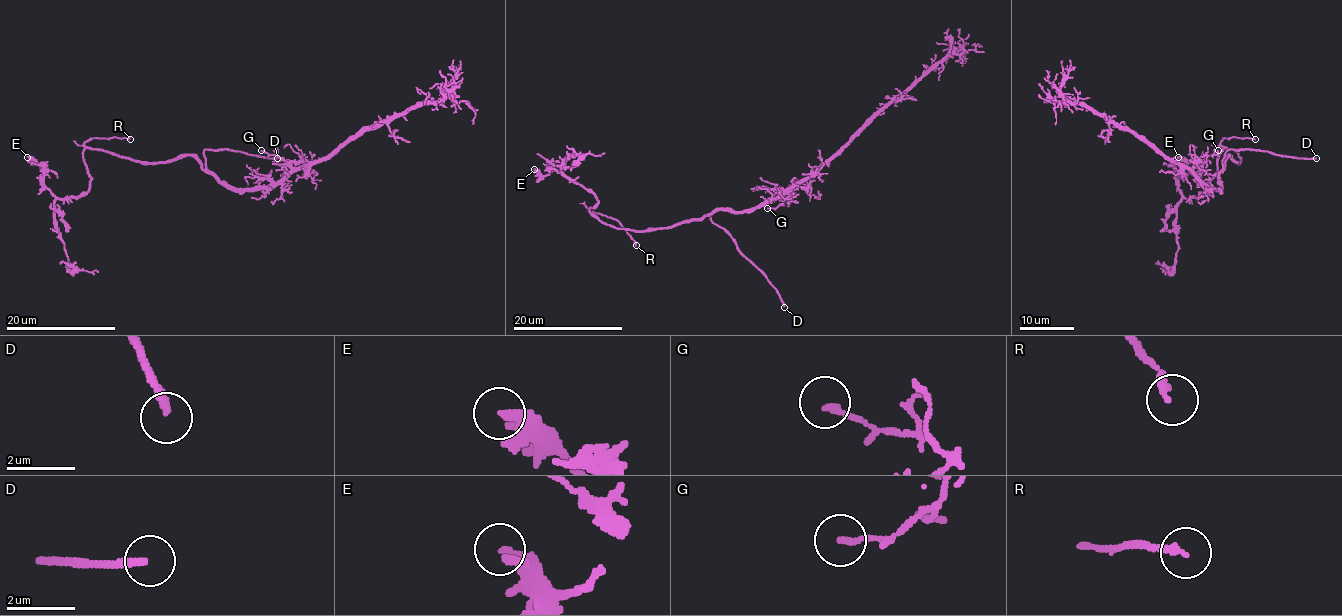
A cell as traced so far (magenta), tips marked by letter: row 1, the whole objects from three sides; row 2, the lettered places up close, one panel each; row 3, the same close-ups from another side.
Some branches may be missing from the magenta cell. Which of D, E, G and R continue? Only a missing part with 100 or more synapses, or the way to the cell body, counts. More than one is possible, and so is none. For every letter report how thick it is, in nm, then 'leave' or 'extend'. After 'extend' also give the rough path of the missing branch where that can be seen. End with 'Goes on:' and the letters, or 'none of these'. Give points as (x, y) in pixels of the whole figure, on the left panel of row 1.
D: calibre 240 nm; extend; course (277, 158), (284, 150), (291, 106)
E: calibre 320 nm; leave
G: calibre 160 nm; leave
R: calibre 180 nm; leave
Goes on: D

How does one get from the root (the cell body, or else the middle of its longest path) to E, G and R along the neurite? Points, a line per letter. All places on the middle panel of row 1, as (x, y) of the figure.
E: (725, 210), (668, 227), (617, 229), (590, 212), (598, 201), (591, 192), (553, 169), (544, 175), (534, 169)
G: (725, 210), (752, 211), (781, 197), (797, 184), (782, 203), (767, 208)
R: (725, 210), (713, 210), (696, 220), (646, 230), (605, 225), (591, 211), (616, 219), (636, 245)

